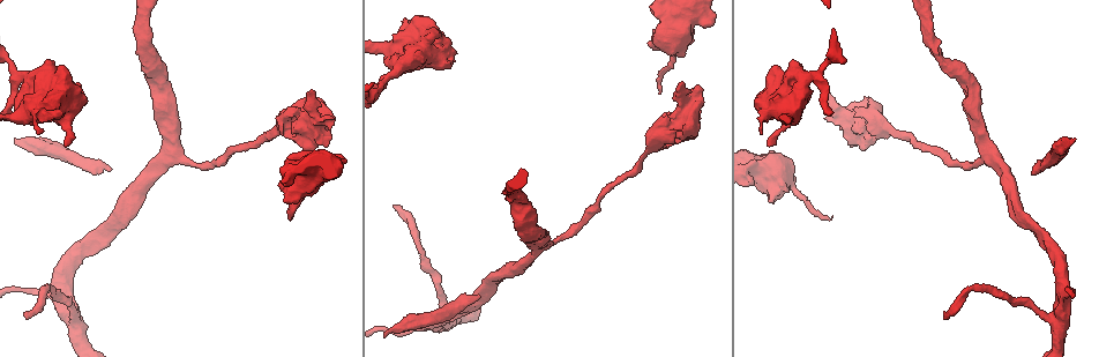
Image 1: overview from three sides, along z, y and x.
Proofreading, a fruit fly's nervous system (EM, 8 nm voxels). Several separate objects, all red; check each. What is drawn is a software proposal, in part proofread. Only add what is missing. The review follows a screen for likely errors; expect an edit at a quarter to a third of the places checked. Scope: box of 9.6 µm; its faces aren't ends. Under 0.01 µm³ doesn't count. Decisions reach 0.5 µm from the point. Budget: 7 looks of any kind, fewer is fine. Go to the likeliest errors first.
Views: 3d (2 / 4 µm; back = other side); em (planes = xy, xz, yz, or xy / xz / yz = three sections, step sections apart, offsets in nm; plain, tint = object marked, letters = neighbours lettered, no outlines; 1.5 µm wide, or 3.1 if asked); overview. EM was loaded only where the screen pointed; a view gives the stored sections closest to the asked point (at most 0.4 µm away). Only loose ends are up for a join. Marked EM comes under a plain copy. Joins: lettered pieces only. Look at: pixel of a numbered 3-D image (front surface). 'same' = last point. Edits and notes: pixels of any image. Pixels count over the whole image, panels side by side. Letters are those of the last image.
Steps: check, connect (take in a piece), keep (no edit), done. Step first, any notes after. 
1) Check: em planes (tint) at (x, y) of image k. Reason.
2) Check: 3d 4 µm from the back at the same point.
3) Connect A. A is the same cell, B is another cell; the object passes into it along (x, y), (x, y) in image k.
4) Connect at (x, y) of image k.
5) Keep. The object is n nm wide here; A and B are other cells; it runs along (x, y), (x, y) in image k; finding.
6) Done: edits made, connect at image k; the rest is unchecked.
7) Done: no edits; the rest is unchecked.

Check: em xy step 4 (letters) at (394, 207) of image 1. Thin end.

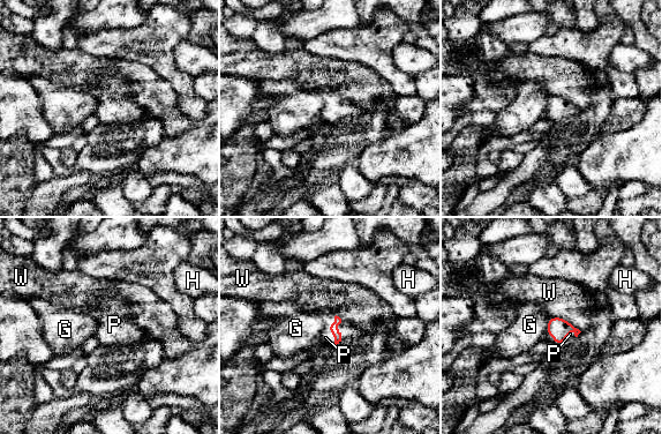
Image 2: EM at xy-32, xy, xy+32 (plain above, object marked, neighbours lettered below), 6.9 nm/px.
Check: em planes (letters) at the same point.

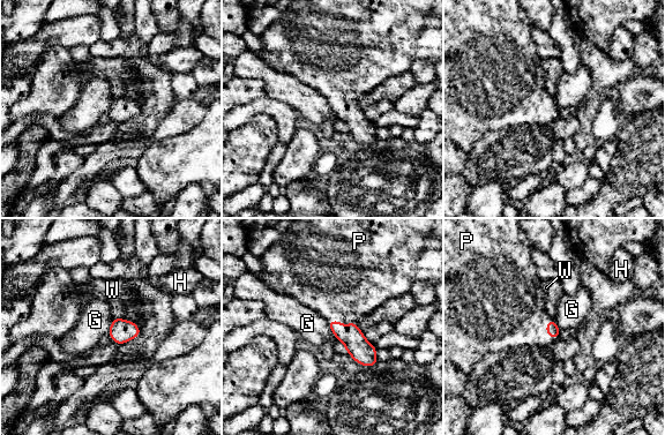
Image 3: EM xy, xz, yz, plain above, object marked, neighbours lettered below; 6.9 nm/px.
Connect P. The object is 90 nm wide here; P is the same cell, G, H and W are other cells; the object passes into it along (361, 351), (341, 323), (344, 287) in image 3; the neuron continues.

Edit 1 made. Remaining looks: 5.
Check: overview.

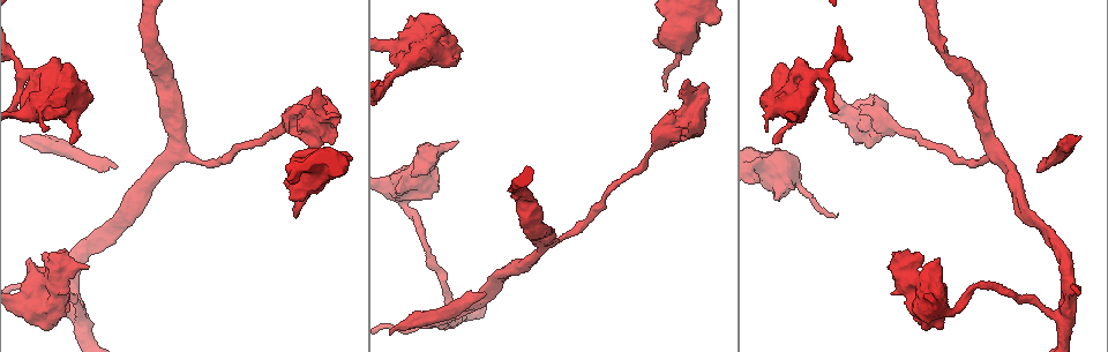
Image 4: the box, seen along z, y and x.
Check: 3d 2 µm at (46, 129) of image 4.

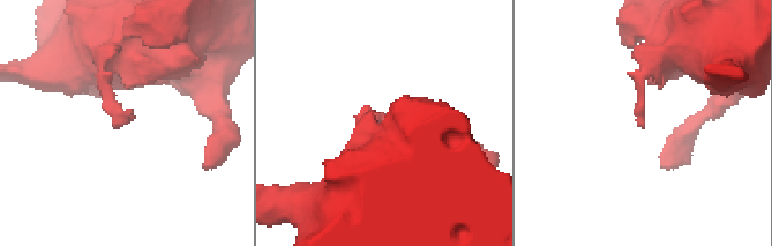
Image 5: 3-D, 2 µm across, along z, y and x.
Check: em planes (letters) at (119, 128) of image 5.

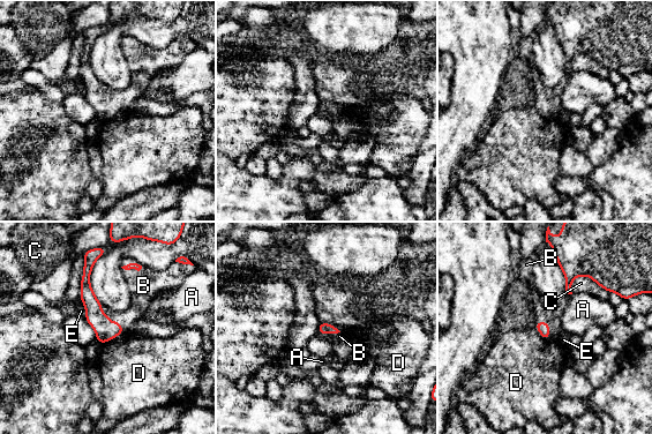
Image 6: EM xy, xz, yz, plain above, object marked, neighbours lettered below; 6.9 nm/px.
Connect B. The longest contact is with B, 260 nm; B is the same cell, A, C, D and E are other cells; it goes on there.

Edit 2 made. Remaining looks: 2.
Check: 3d 2 µm at (391, 332) of image 4. An open end.

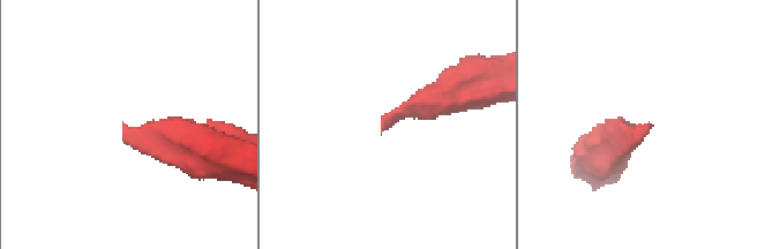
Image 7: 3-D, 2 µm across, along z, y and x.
Check: em planes (letters) at (649, 126) of image 7.

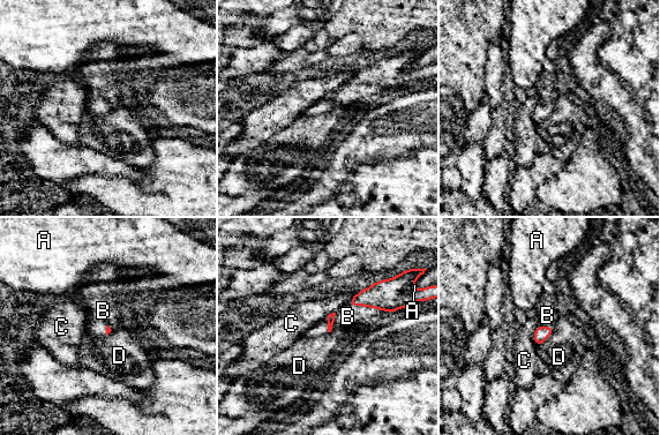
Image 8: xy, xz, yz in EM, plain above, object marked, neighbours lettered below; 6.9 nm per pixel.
Connect B. The longest contact is with B, 300 nm; B is the same cell, A, C and D are other cells; the object passes into it along (395, 293), (368, 306), (347, 316) in image 8; it goes on there.

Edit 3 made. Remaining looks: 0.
Done: edits made, connect at image 3, connect at image 6, connect at image 8; the rest is unchecked.

